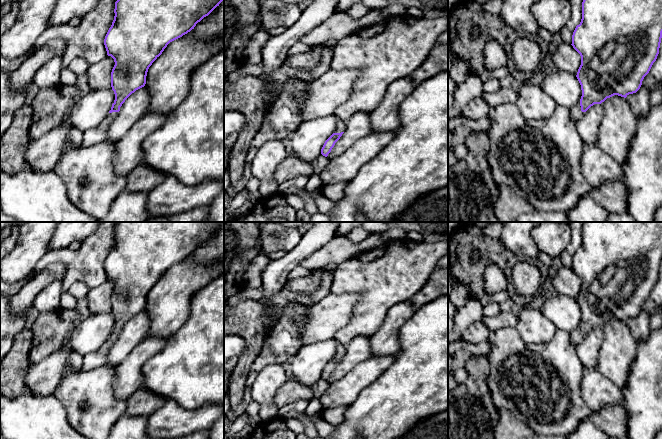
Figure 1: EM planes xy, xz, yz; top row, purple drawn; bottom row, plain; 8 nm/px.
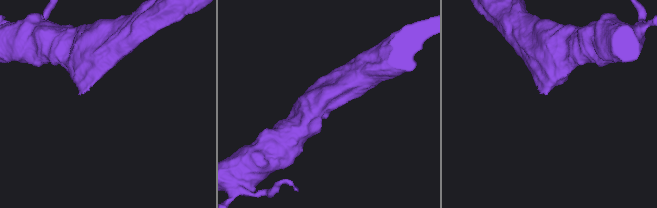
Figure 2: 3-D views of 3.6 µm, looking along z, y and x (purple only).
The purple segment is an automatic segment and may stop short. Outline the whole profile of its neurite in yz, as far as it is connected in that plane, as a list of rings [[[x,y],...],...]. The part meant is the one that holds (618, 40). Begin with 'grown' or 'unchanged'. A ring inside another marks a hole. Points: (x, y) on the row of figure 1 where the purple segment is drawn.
grown; [[[583,0],[582,19],[572,35],[572,46],[581,56],[577,79],[581,85],[580,102],[570,109],[571,121],[576,124],[594,104],[618,95],[626,98],[636,93],[659,54],[662,38],[662,0]]]

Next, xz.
grown; [[[341,119],[337,120],[336,130],[335,132],[325,141],[322,149],[321,154],[325,157],[331,152],[332,148],[334,147],[335,143],[340,139],[342,134],[346,130],[346,123]]]

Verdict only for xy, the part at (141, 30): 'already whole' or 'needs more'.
needs more

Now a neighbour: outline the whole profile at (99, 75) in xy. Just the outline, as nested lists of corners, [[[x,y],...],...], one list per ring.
[[[107,55],[100,62],[89,66],[87,76],[91,90],[101,90],[111,86],[111,72],[114,65],[114,59]]]

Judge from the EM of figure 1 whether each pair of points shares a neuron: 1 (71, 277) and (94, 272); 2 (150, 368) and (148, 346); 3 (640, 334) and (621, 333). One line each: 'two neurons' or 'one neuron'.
1: one neuron
2: two neurons
3: two neurons

